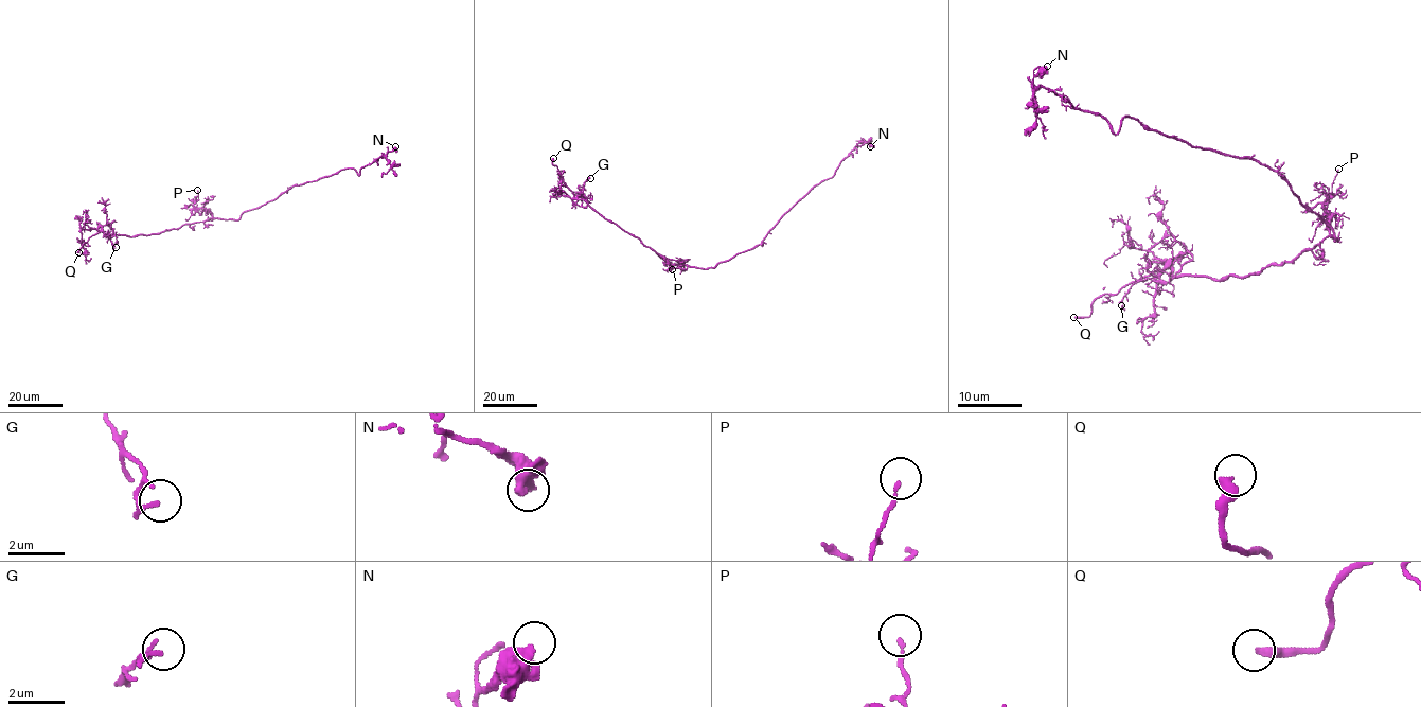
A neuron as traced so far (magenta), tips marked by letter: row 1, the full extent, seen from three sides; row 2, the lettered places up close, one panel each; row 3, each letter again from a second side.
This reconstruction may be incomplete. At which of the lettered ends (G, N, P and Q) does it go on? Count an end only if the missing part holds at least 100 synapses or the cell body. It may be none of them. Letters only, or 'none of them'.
Q

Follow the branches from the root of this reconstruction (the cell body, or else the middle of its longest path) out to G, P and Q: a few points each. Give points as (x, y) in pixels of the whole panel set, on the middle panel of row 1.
G: (717, 264), (702, 269), (664, 258), (605, 219), (588, 205), (583, 191), (590, 178)
P: (717, 264), (702, 269), (669, 263), (672, 269)
Q: (717, 264), (702, 269), (660, 255), (605, 219), (584, 200), (576, 199), (553, 164), (553, 158)

